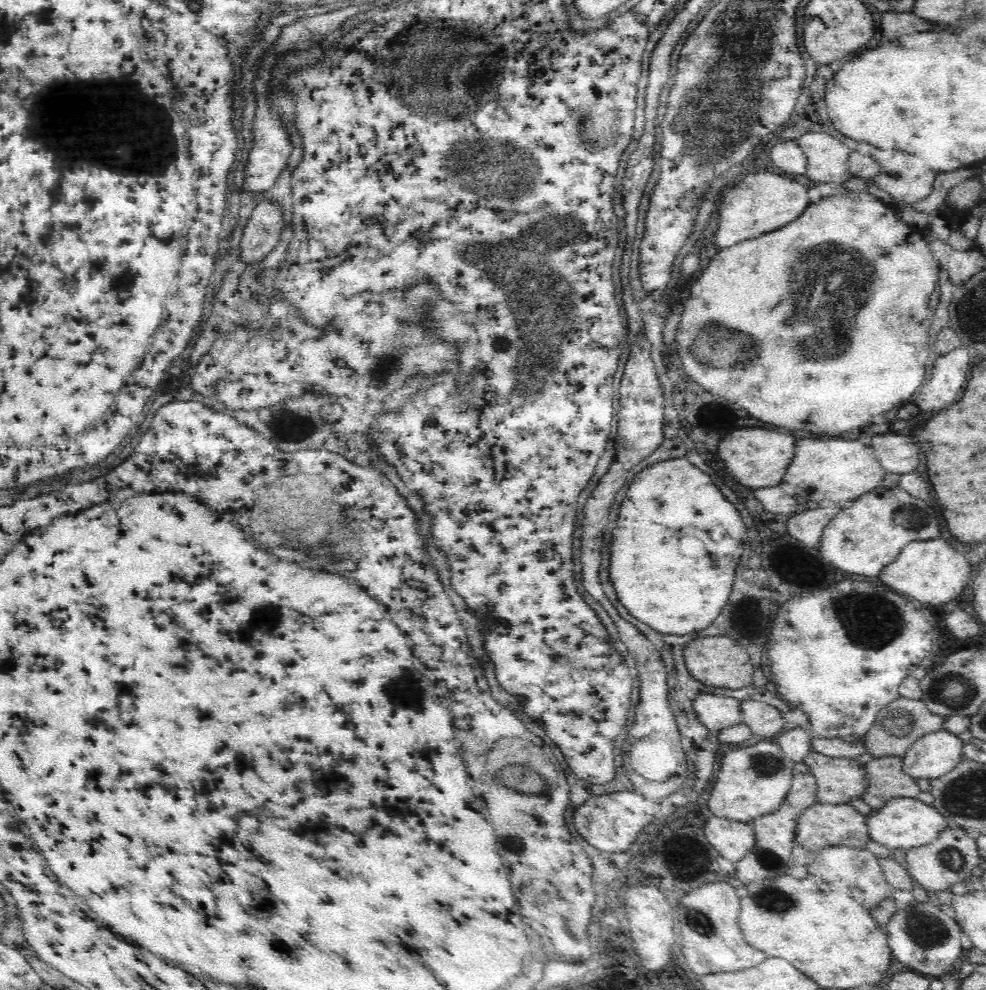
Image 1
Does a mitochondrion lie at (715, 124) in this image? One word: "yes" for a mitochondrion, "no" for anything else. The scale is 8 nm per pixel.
yes

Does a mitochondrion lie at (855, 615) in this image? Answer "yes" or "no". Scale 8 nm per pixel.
yes

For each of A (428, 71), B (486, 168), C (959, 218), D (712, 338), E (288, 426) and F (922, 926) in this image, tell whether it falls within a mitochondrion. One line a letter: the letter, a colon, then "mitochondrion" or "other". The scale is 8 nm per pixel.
A: mitochondrion
B: mitochondrion
C: other
D: mitochondrion
E: mitochondrion
F: mitochondrion

